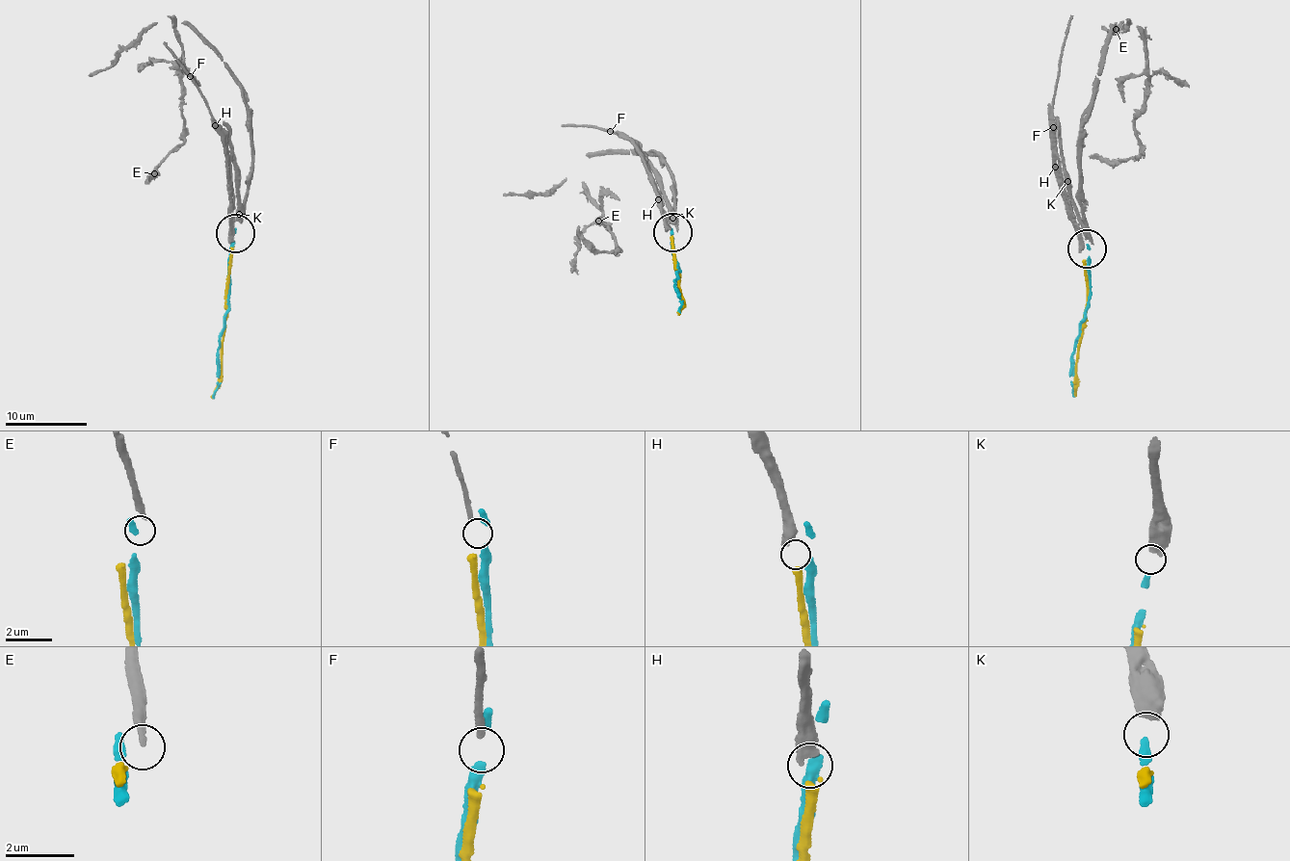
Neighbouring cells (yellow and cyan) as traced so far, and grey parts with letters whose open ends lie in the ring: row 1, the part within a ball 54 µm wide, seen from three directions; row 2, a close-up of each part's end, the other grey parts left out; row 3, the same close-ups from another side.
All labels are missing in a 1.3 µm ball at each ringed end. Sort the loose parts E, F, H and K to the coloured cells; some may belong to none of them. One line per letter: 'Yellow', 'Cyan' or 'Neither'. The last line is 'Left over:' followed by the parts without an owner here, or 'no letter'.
E: Neither
F: Neither
H: Yellow
K: Cyan
Left over: E, F

